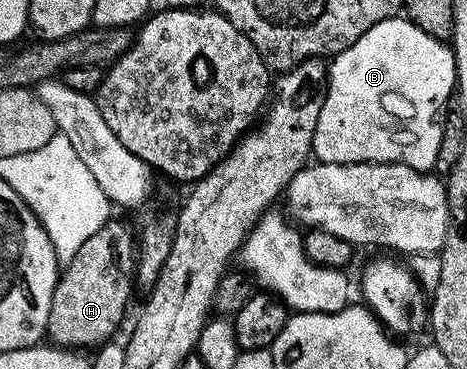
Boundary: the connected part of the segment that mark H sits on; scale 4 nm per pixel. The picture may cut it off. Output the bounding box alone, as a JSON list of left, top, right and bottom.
[48,219,138,351]

